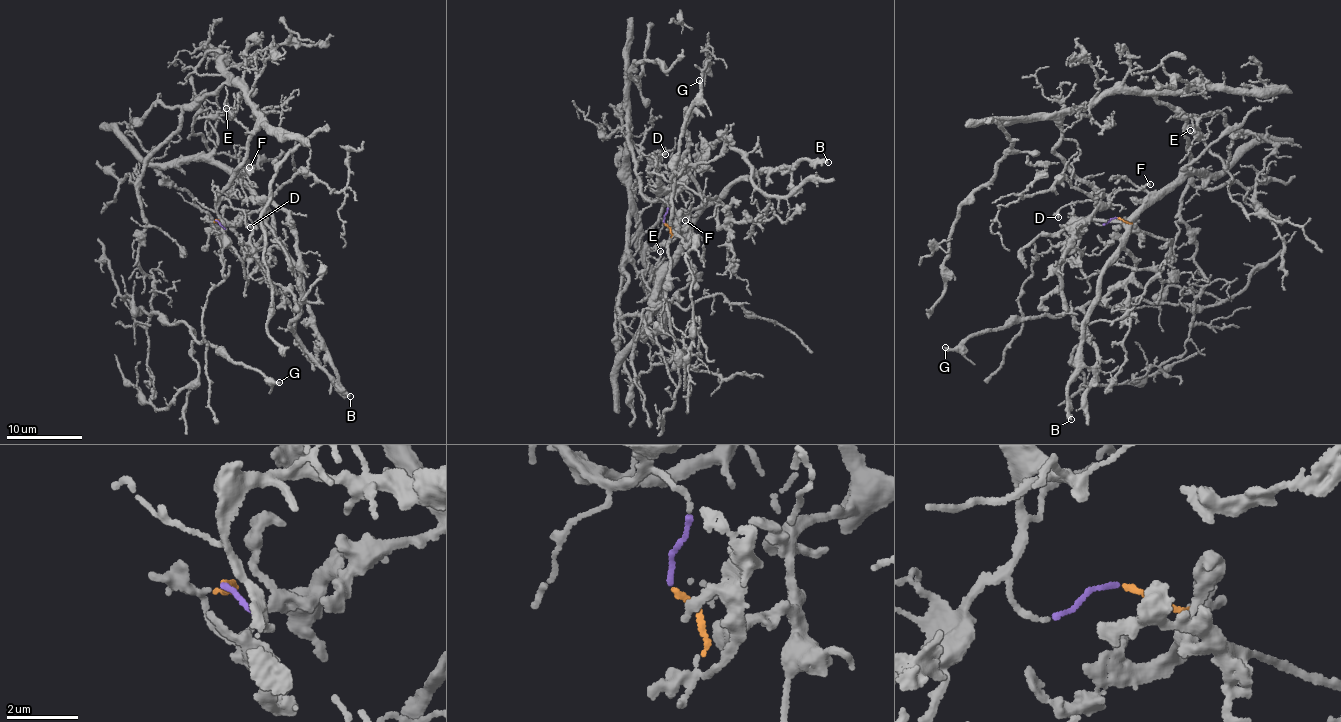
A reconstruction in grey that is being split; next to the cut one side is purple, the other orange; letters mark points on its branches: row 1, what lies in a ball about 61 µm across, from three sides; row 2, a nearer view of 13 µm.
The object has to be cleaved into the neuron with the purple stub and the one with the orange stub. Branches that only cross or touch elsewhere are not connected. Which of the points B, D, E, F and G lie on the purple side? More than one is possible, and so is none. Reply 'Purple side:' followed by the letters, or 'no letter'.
Purple side: D, E, G

